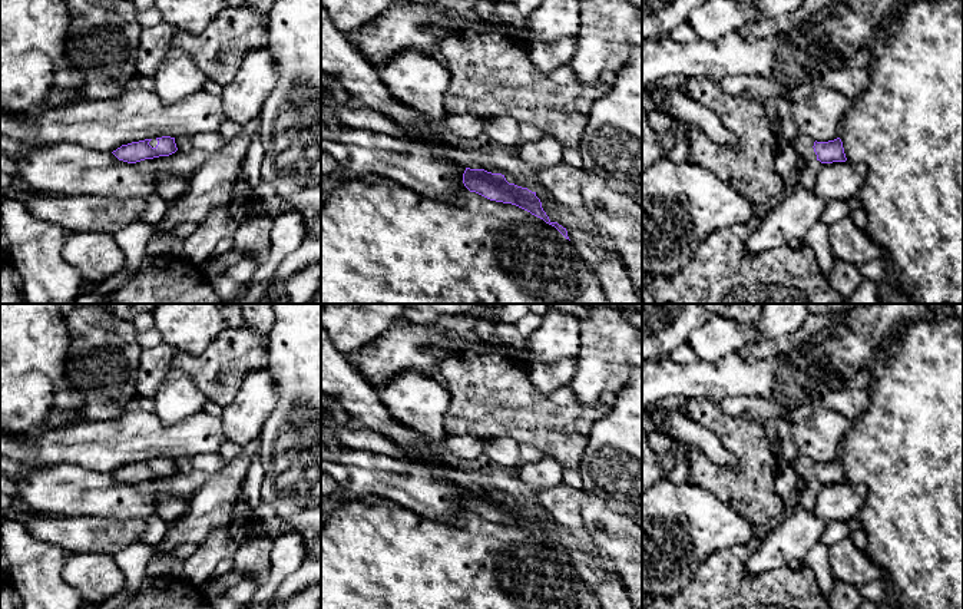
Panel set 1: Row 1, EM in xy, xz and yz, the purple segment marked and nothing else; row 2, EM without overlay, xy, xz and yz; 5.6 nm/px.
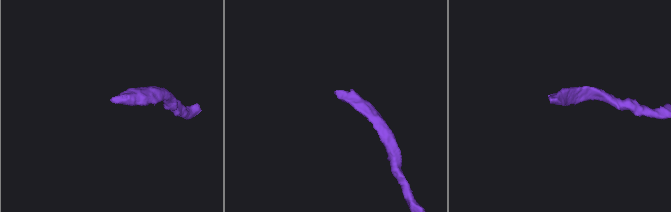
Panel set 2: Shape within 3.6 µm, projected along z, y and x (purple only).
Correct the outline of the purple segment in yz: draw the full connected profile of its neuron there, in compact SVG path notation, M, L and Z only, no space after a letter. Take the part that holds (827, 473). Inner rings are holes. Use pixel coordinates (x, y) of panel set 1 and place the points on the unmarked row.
M798 456L792 463L792 469L807 484L813 481L820 481L821 484L833 483L845 483L845 474L843 463L840 459L828 463L814 463L813 466L808 461L802 460L802 456Z

